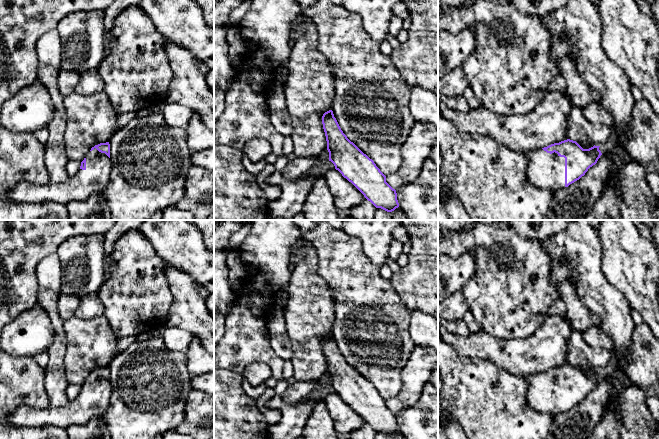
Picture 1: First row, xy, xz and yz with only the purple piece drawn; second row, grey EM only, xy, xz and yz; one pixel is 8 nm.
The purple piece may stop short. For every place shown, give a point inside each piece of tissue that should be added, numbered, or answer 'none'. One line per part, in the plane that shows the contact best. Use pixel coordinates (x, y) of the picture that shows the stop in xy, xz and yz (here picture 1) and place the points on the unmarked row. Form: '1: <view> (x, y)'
1: yz (544, 394)

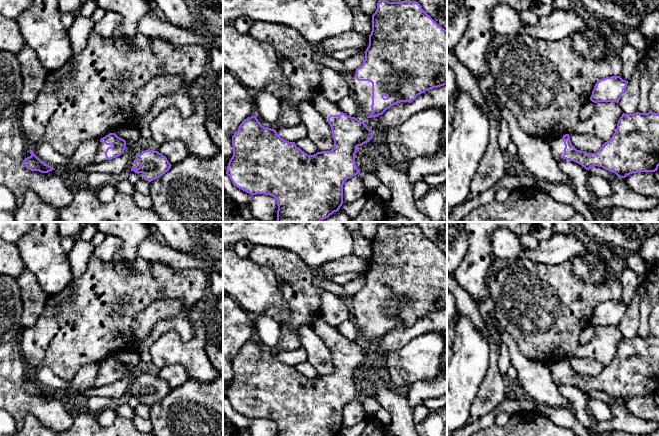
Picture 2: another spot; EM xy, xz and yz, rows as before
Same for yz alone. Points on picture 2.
1: yz (557, 369)

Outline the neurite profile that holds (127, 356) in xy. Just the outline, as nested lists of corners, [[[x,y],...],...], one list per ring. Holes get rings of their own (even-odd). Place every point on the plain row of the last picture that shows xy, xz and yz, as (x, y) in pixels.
[[[131,349],[121,350],[116,354],[115,358],[125,365],[131,365],[133,367],[136,367],[141,361],[141,357],[137,351]]]

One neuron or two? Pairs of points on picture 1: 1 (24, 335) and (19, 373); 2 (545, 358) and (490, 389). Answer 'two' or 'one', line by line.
1: two
2: two

